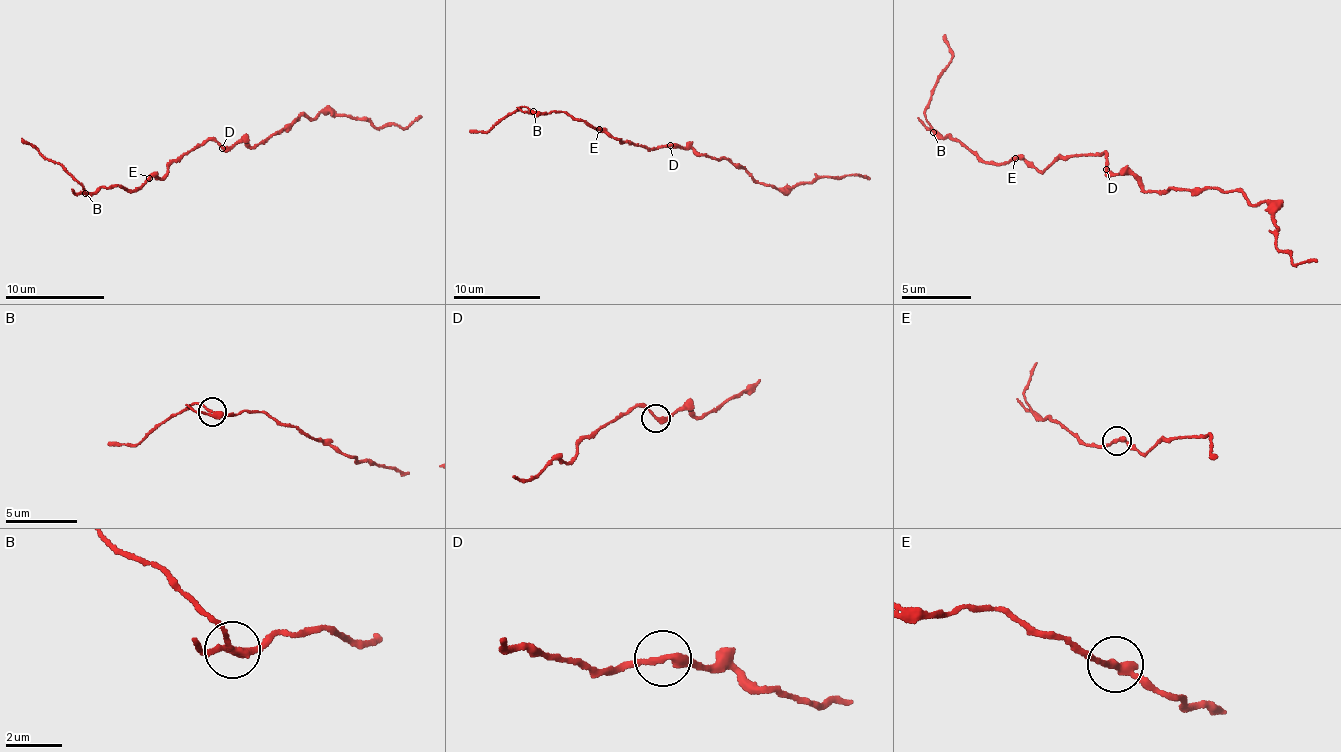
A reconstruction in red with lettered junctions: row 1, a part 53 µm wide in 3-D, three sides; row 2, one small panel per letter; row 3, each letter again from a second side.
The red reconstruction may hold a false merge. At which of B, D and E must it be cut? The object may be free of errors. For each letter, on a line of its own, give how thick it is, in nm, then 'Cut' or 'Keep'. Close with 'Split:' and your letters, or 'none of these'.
B: Thickness 240 nm. Cut
D: Thickness 240 nm. Keep
E: Thickness 280 nm. Keep
Split: B

